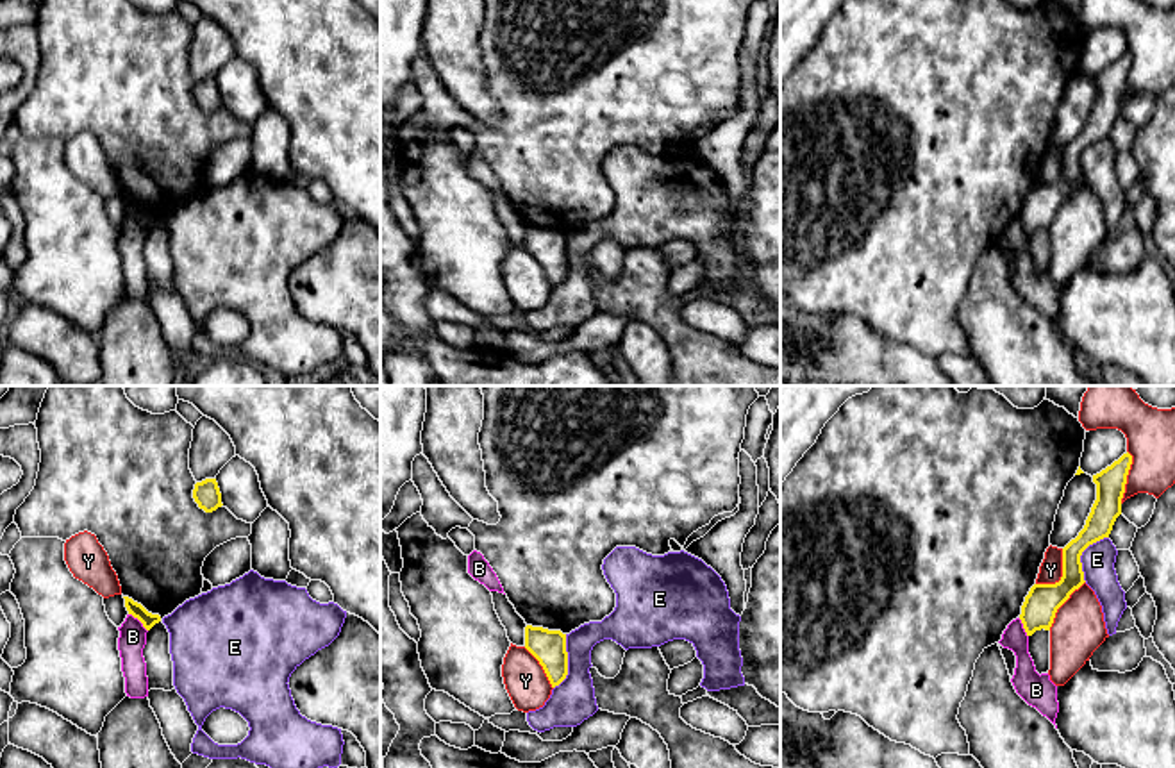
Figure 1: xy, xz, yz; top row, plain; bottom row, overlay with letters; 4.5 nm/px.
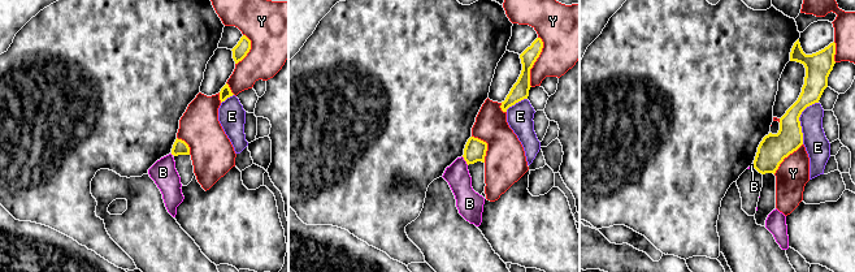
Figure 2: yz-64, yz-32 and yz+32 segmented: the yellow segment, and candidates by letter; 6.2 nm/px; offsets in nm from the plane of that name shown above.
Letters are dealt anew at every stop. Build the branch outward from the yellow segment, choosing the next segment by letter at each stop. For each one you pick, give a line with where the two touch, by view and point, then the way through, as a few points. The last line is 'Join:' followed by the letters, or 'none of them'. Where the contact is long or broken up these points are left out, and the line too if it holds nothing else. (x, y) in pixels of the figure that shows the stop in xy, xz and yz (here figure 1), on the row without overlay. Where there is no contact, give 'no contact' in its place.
Join: none of them

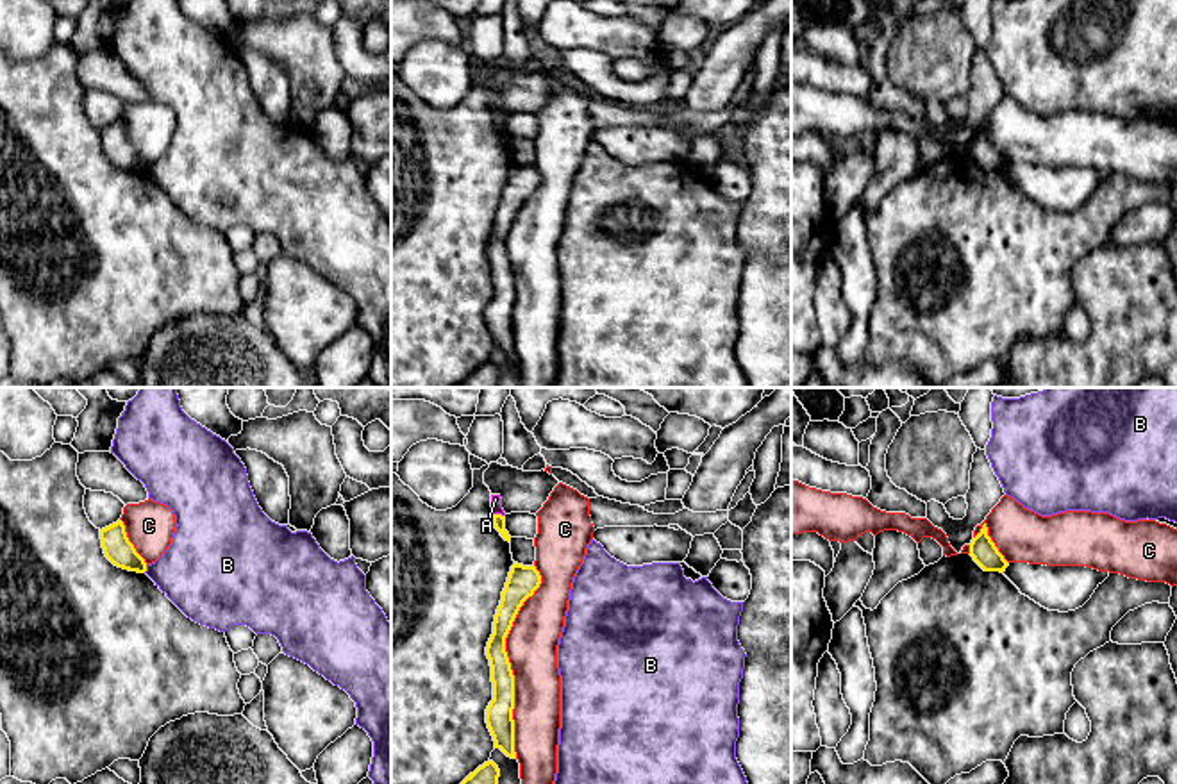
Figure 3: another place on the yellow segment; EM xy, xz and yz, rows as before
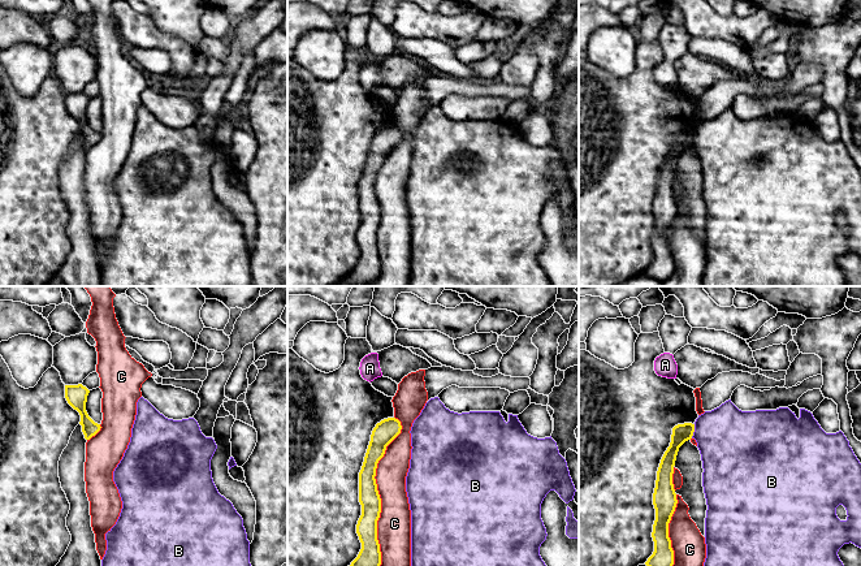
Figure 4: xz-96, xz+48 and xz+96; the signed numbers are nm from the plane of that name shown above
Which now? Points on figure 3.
A: xz (500, 115) | across xz (499, 120), (500, 115), (495, 99)
Join: A

